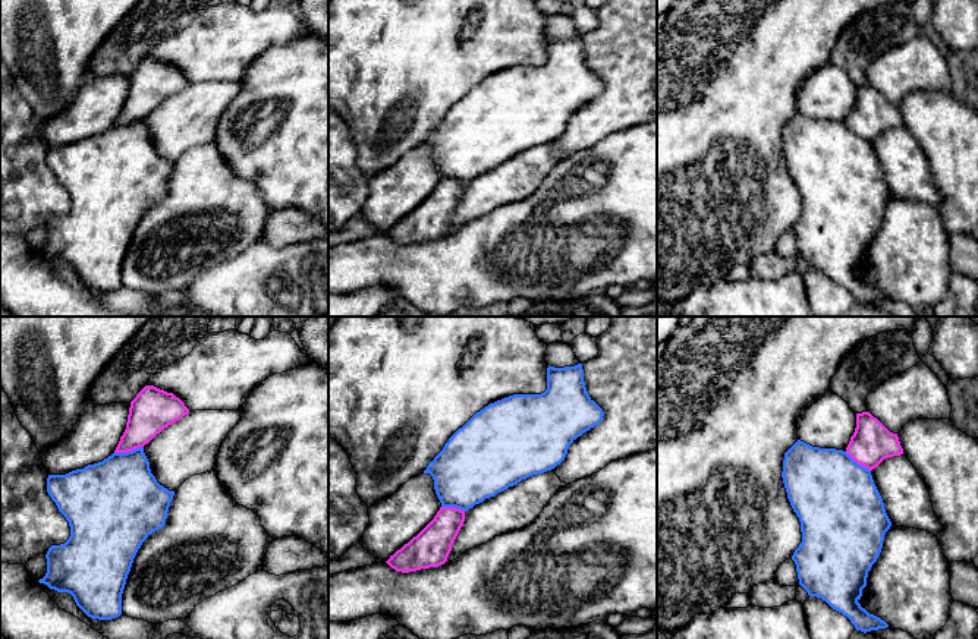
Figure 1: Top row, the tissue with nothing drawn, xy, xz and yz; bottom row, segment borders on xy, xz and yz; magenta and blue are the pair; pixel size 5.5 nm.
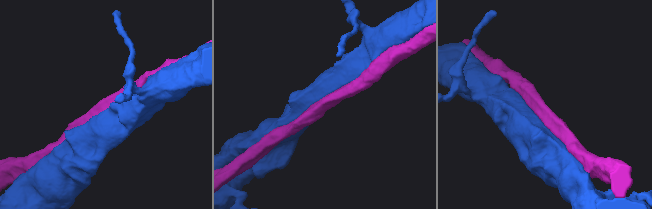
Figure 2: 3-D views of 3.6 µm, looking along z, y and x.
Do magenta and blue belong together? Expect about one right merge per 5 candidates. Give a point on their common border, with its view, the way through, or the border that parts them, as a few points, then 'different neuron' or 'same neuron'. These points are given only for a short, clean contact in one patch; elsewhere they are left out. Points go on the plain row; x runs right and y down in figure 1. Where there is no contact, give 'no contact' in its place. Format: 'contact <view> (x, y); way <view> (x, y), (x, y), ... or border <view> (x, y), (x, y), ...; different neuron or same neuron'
contact xy (128, 122); different neuron

